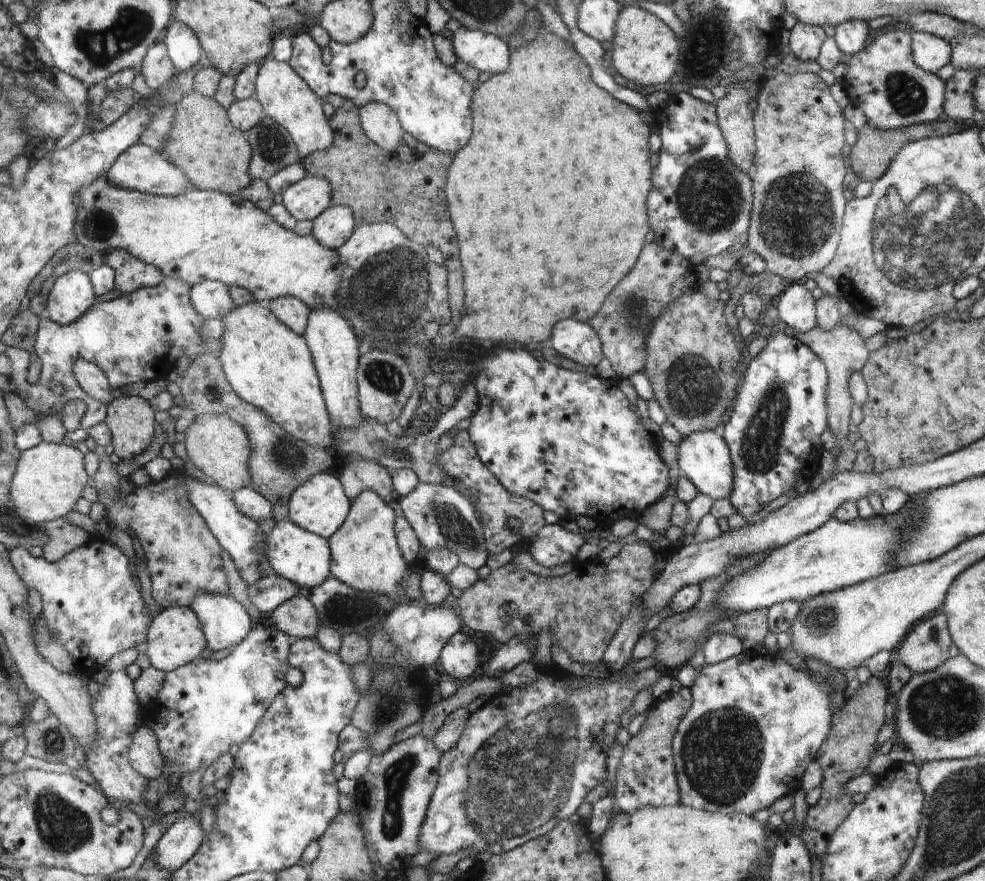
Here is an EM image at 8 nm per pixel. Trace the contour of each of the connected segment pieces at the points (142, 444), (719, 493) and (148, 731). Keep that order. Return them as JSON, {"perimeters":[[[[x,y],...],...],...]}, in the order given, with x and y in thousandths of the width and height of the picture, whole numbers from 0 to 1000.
{"perimeters":[[[[131,447],[120,453],[114,453],[110,463],[109,481],[115,490],[117,513],[125,522],[139,520],[142,515],[149,514],[153,506],[157,504],[160,486],[158,465],[152,461],[152,456],[149,456],[144,449]]],[[[711,489],[693,497],[688,506],[688,527],[710,560],[721,563],[723,568],[739,566],[745,552],[745,531],[737,502],[727,489]]],[[[145,822],[138,833],[133,852],[134,869],[150,884],[166,881],[170,862],[162,849],[161,834],[157,826]]]]}

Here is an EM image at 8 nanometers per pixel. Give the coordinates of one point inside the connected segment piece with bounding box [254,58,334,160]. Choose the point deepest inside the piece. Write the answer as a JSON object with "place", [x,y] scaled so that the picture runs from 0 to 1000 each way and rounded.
{"place":[289,110]}

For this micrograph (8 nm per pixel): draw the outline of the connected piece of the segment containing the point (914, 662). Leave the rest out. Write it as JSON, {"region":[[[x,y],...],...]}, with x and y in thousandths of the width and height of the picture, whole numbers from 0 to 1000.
{"region":[[[955,694],[940,701],[922,720],[921,728],[912,738],[912,747],[926,760],[935,765],[953,759],[962,750],[965,720],[962,720],[961,698]]]}

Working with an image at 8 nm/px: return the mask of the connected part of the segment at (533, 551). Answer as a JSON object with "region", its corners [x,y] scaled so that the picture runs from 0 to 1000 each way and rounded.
{"region":[[[564,594],[552,597],[534,623],[546,640],[560,645],[579,638],[591,617],[593,611],[589,605],[577,604]]]}

